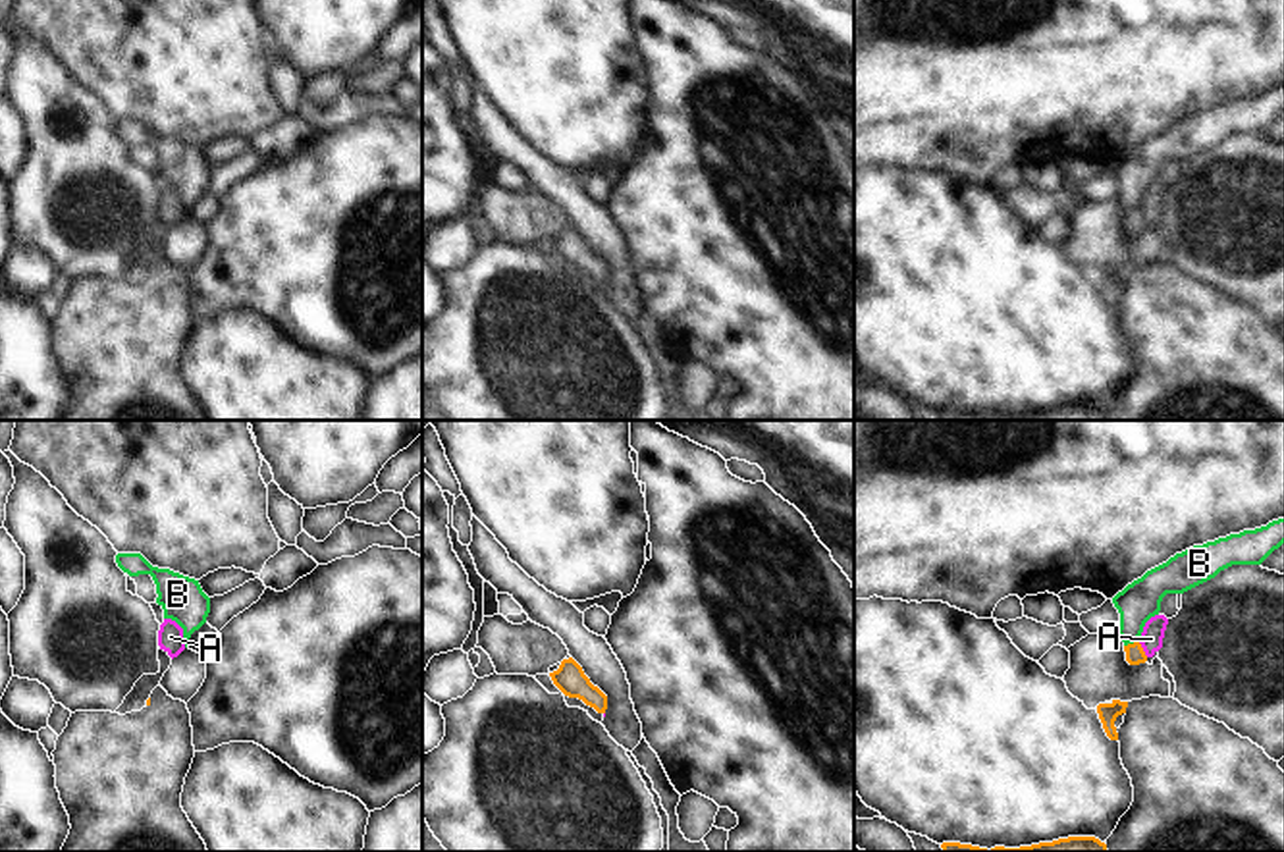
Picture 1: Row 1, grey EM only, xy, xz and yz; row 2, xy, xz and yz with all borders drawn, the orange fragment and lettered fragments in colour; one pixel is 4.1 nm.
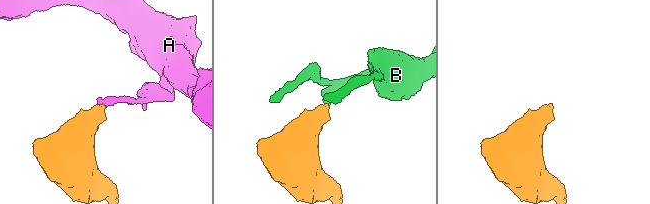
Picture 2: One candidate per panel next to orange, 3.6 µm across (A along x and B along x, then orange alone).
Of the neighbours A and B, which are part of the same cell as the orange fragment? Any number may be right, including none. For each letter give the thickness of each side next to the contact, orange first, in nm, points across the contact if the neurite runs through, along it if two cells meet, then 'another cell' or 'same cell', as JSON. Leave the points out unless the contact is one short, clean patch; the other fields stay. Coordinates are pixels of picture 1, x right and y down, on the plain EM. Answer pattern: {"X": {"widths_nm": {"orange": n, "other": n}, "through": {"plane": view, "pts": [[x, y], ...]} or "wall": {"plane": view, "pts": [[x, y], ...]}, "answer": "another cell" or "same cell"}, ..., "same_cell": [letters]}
{"A": {"widths_nm": {"orange": 80, "other": 100}, "wall": {"plane": "yz", "pts": [[1138, 211], [1148, 224]]}, "answer": "another cell"}, "B": {"widths_nm": {"orange": 80, "other": 170}, "through": {"plane": "yz", "pts": [[1134, 220], [1130, 212], [1130, 193], [1138, 170]]}, "answer": "same cell"}, "same_cell": ["B"]}

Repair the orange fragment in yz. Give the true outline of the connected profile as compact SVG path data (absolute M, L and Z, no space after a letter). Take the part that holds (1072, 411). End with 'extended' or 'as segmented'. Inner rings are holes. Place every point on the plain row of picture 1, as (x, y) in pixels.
M1068 405L1020 416L995 414L987 418L960 411L943 411L941 416L943 420L1109 420L1107 413L1095 405Z | as segmented

